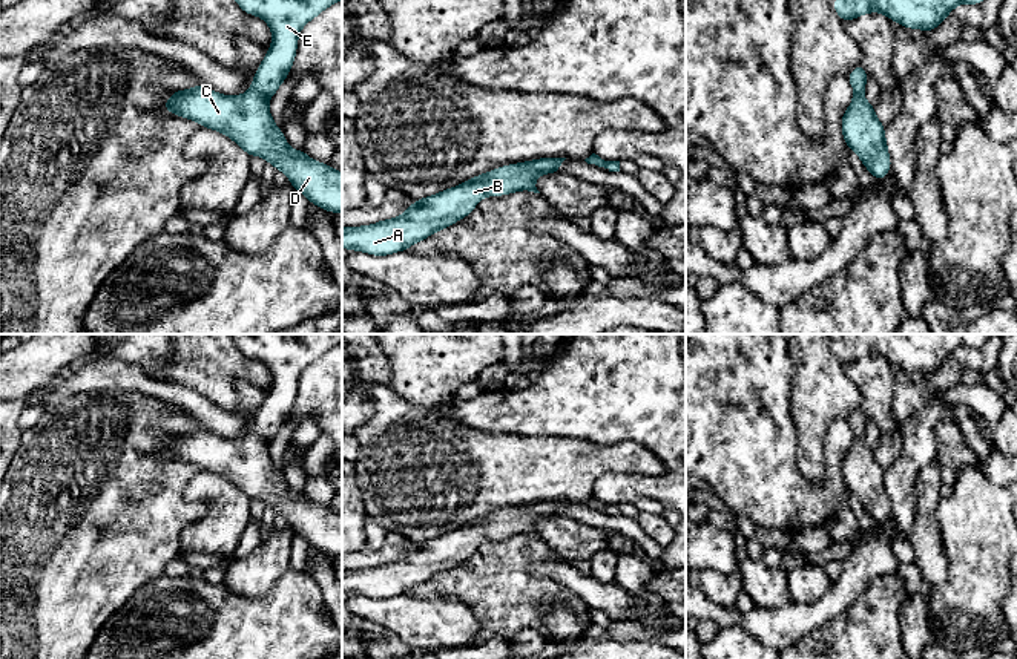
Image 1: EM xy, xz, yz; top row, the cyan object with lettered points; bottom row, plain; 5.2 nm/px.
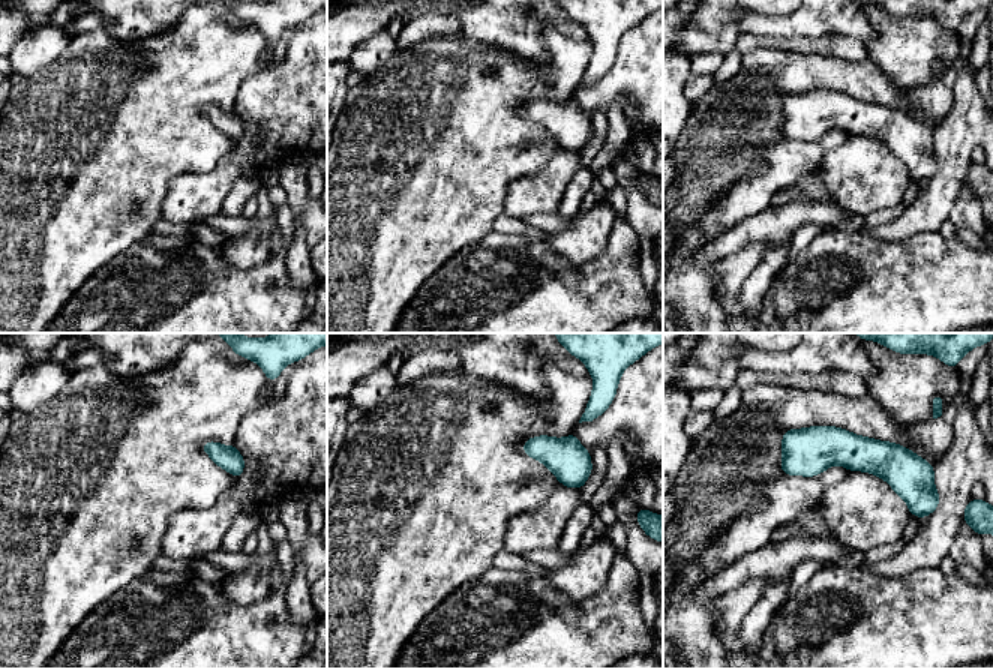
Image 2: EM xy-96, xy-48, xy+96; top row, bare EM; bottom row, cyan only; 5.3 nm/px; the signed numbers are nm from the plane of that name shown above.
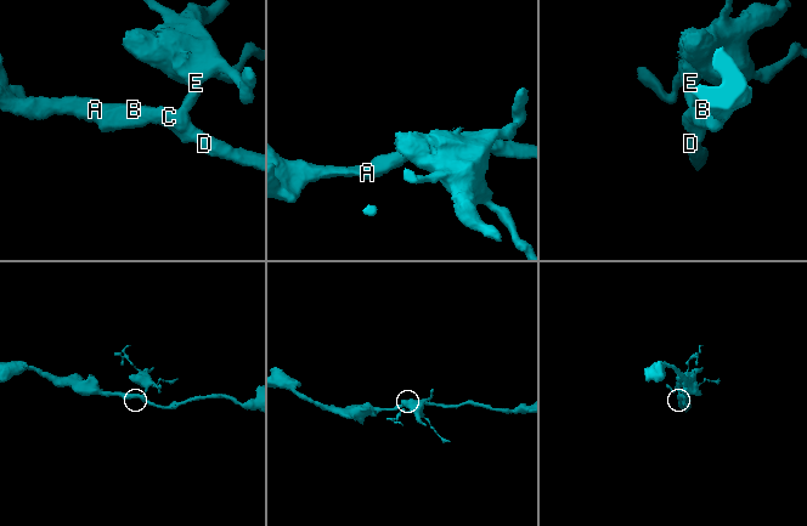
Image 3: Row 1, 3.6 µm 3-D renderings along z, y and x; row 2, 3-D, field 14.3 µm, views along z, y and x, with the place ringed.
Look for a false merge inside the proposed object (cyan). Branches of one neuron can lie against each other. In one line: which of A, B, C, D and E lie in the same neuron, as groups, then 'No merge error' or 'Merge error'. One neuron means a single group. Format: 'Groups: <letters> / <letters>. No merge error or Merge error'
Groups: A B C D / E. Merge error

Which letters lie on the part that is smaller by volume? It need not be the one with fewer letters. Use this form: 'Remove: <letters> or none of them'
Remove: E

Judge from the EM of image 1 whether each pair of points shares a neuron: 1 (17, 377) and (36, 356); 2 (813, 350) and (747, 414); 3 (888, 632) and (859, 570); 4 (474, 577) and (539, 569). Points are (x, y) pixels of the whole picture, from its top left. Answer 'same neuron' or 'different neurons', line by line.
1: same neuron
2: different neurons
3: different neurons
4: different neurons

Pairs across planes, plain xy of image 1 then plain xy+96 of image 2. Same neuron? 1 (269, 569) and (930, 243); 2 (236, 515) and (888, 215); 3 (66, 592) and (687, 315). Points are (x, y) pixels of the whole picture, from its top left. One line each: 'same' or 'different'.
1: different
2: different
3: same

